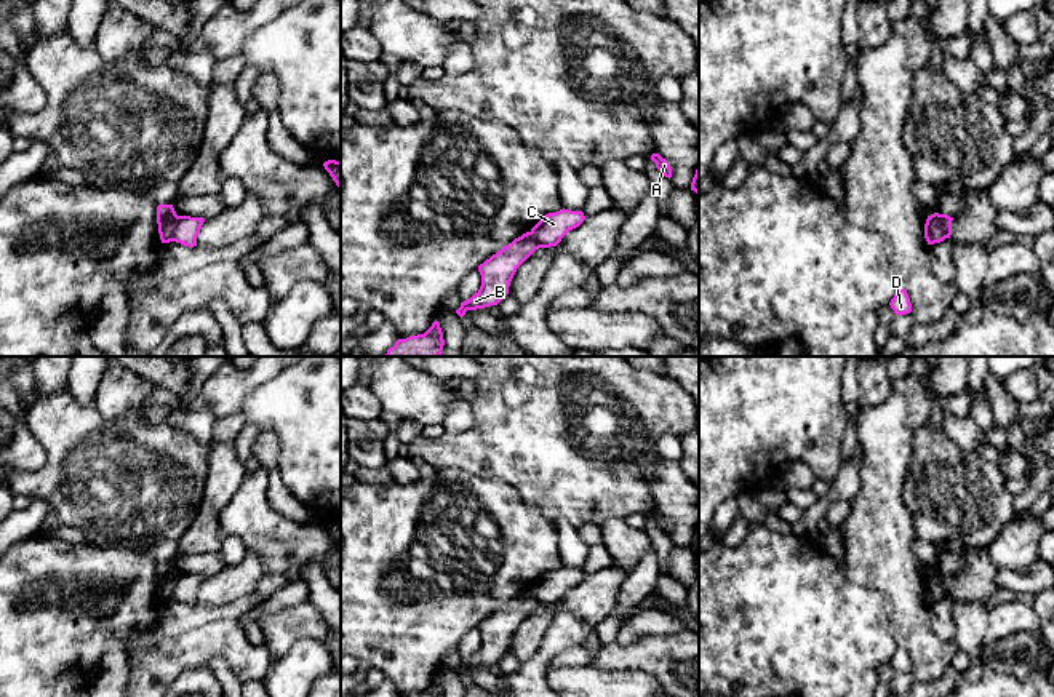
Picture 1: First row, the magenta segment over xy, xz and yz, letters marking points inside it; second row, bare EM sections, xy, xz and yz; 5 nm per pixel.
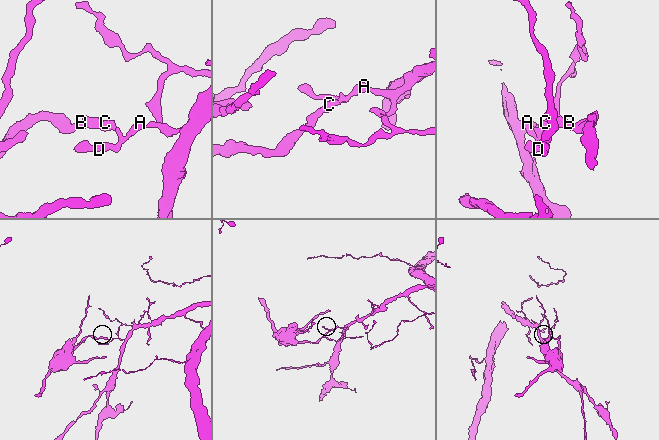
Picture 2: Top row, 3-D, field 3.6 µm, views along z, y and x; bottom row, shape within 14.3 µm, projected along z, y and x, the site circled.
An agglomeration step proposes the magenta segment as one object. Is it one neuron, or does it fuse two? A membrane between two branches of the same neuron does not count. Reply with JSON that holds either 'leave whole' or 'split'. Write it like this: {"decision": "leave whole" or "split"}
{"decision": "split"}

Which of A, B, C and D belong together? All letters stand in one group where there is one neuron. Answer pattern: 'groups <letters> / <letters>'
groups A C D / B

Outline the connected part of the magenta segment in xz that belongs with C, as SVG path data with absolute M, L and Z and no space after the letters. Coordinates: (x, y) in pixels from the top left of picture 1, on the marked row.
M560 209L545 214L533 229L531 235L541 248L557 246L561 238L584 222L582 211Z

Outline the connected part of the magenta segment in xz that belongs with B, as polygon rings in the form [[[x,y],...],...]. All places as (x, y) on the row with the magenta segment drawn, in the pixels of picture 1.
[[[526,232],[480,264],[481,286],[469,301],[461,302],[456,313],[462,318],[467,310],[497,305],[509,294],[517,269],[539,248],[531,232]]]

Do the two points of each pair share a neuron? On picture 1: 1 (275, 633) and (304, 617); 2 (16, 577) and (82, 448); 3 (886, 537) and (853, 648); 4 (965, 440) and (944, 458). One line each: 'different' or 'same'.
1: same
2: different
3: different
4: different

